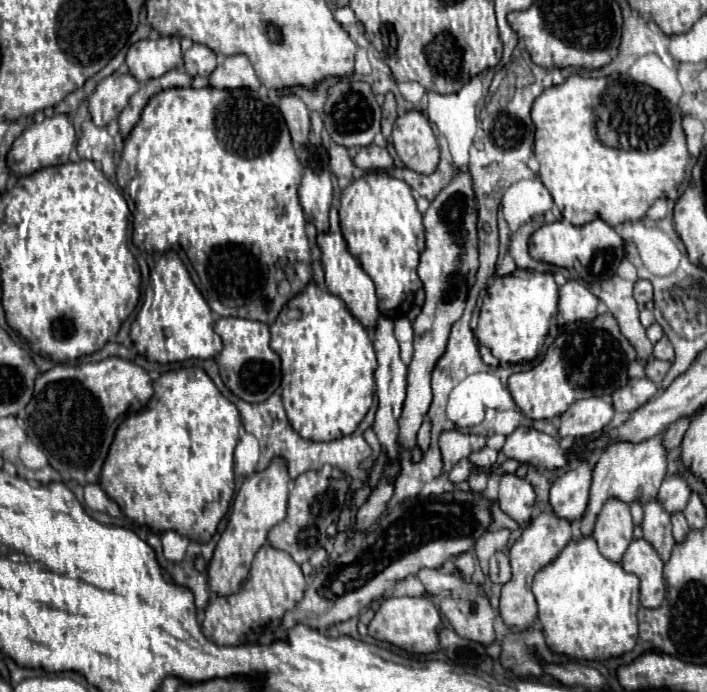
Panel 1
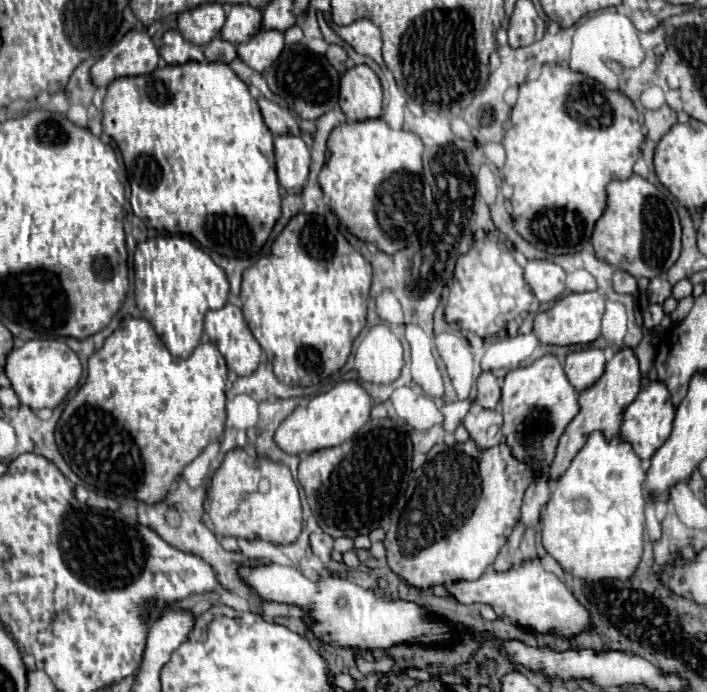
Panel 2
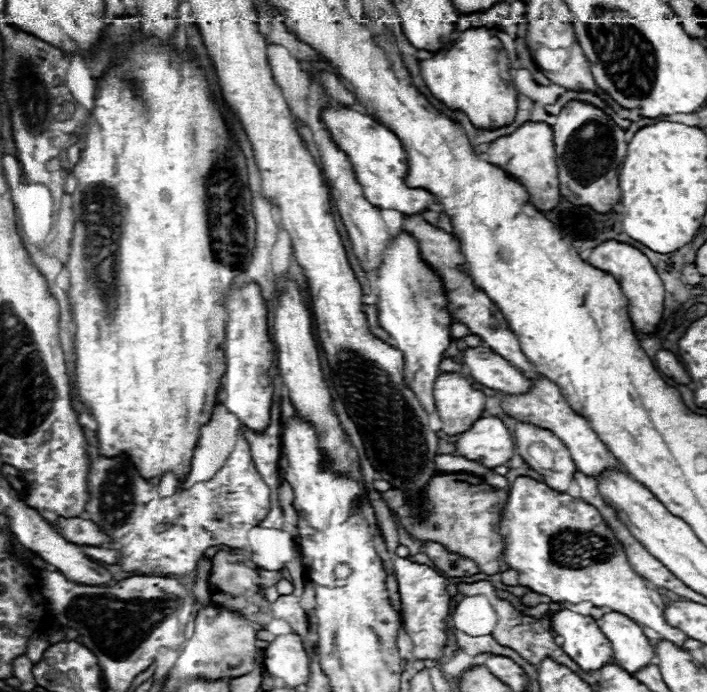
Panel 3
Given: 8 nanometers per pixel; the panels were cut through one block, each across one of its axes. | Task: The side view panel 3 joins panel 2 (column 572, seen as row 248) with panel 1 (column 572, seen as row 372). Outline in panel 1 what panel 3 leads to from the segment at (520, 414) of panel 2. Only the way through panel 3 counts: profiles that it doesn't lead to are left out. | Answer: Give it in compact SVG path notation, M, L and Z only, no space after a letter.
M584 398L576 400L562 416L562 426L558 434L562 438L586 438L590 434L602 432L614 416L614 408L604 398Z

